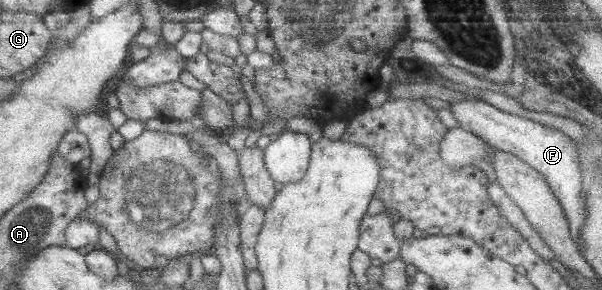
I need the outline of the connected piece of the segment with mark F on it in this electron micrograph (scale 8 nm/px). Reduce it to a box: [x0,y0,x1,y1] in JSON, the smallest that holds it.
[449,98,586,253]

